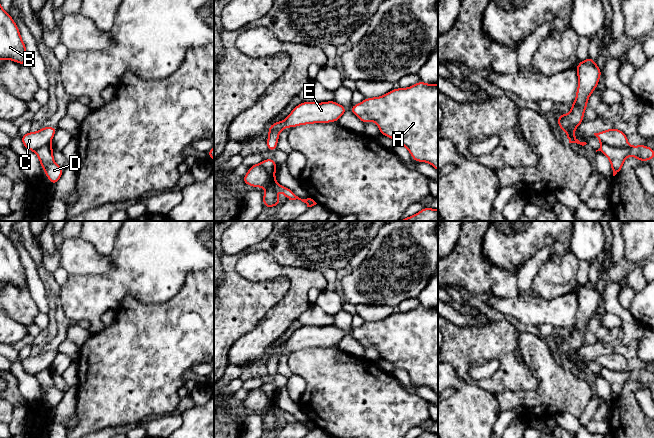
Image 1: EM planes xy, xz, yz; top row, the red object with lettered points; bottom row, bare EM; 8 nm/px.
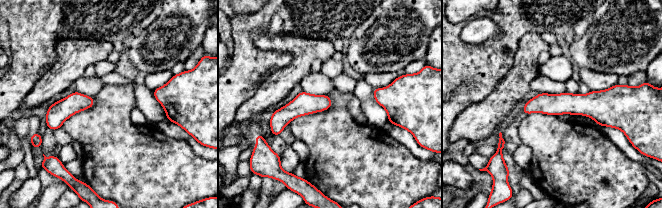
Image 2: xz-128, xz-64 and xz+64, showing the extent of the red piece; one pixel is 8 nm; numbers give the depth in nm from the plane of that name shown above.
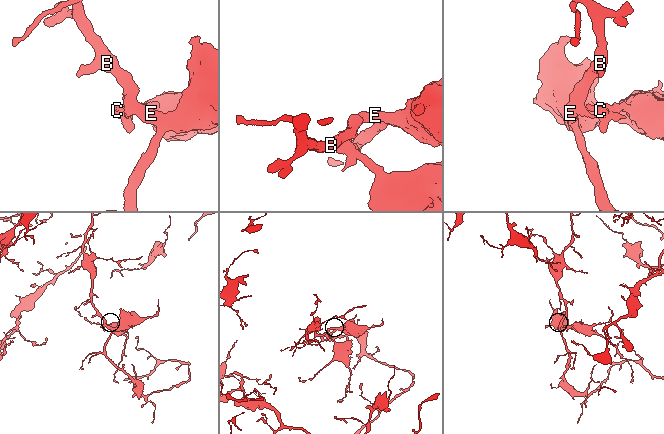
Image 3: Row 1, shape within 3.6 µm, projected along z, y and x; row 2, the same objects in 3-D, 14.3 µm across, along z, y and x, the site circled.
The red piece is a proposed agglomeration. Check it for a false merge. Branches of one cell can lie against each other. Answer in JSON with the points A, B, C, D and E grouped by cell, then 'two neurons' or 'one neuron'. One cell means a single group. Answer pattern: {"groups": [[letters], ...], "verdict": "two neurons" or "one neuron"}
{"groups": [["A", "B", "D", "E"], ["C"]], "verdict": "two neurons"}

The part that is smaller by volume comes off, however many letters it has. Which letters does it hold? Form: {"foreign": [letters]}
{"foreign": ["C"]}

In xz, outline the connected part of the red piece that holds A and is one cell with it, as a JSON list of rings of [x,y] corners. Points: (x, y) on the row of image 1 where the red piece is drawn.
[[[421,80],[408,88],[393,89],[381,97],[365,98],[351,111],[364,124],[374,121],[381,135],[404,145],[414,161],[428,162],[438,171],[438,84],[426,84]]]

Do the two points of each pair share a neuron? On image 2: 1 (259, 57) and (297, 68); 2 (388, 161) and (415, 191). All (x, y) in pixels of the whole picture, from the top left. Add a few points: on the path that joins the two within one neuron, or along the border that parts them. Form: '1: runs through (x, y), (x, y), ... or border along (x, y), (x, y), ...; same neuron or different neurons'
1: border along (289, 52), (291, 60), (265, 78); different neurons
2: runs through (392, 168), (408, 184); same neuron

